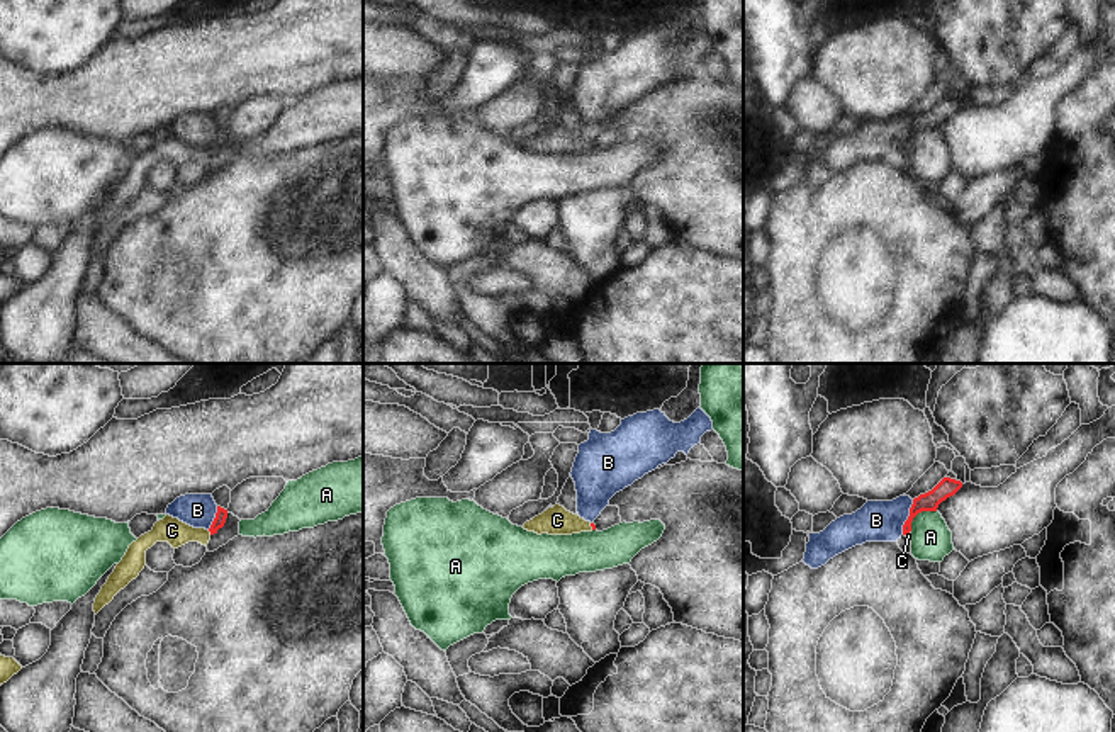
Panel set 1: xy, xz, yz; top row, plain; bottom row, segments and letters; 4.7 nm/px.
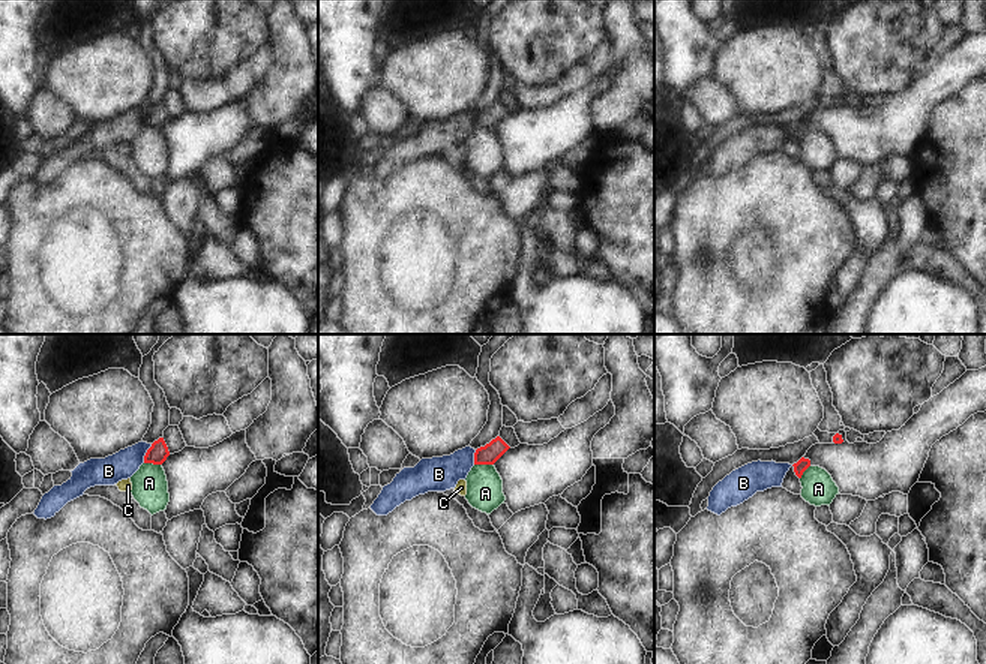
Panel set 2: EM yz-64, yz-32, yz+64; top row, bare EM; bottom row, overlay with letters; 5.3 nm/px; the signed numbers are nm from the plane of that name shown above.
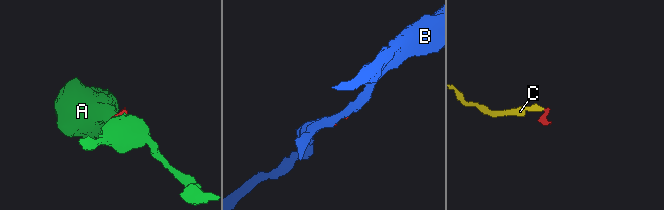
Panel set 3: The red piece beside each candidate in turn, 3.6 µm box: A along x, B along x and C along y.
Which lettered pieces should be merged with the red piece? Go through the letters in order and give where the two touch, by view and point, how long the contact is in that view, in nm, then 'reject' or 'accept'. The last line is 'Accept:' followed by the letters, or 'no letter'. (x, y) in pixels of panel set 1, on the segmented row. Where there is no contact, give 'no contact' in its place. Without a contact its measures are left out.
A: yz (917, 513) | 170 nm | reject
B: yz (908, 517) | 180 nm | reject
C: xy (209, 530) | 30 nm | accept
Accept: C

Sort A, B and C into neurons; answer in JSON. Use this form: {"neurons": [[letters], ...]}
{"neurons": [["A"], ["B"], ["C"]]}

